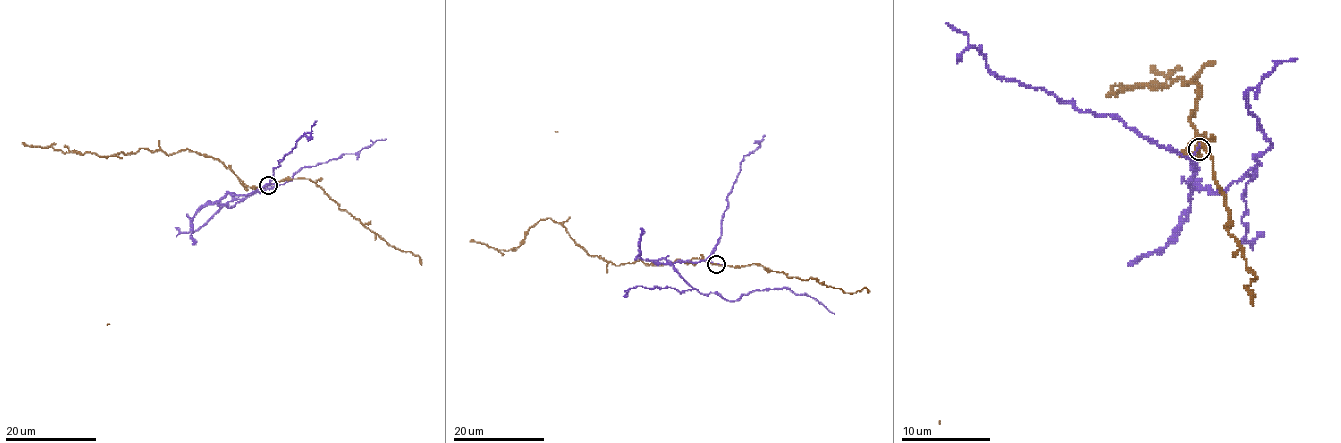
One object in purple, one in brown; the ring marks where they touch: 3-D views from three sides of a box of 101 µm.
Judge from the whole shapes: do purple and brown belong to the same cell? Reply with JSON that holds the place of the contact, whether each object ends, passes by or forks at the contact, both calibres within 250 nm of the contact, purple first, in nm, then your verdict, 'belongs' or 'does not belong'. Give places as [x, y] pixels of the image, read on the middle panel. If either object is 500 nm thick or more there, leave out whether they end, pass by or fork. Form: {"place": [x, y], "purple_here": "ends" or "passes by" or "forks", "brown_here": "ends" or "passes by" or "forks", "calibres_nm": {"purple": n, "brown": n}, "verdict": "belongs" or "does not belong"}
{"place": [716, 264], "purple_here": "passes by", "brown_here": "passes by", "calibres_nm": {"purple": 190, "brown": 180}, "verdict": "does not belong"}

